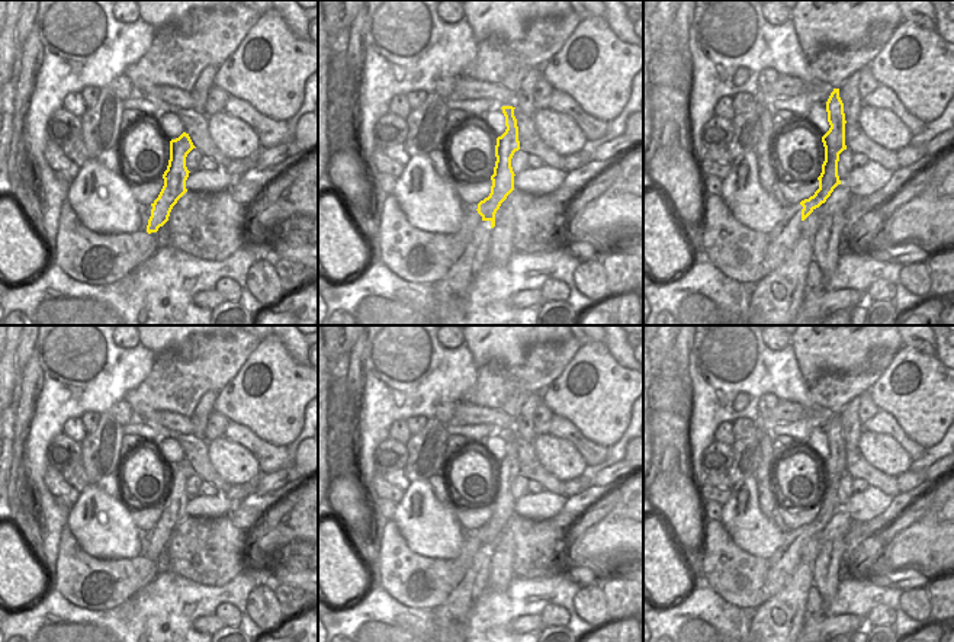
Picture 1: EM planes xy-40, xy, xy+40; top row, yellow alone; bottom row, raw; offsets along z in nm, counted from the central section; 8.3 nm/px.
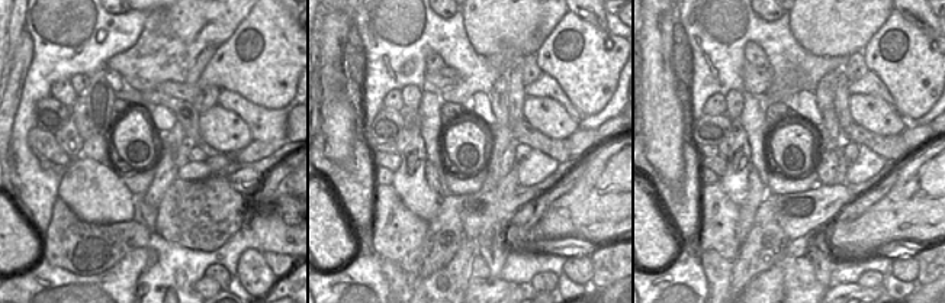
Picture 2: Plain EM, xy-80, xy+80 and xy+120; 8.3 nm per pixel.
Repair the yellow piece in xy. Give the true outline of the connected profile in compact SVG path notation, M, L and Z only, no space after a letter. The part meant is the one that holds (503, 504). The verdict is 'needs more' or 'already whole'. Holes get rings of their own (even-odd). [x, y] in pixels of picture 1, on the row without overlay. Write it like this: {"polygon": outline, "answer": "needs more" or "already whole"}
{"polygon": "M502 431L505 458L497 463L495 492L491 501L492 511L488 523L478 529L482 548L473 555L472 565L465 578L453 588L446 601L428 609L436 616L436 623L450 632L465 632L466 619L476 598L489 587L489 562L495 552L495 539L507 521L514 516L514 497L511 484L520 475L518 452L513 431Z", "answer": "needs more"}

